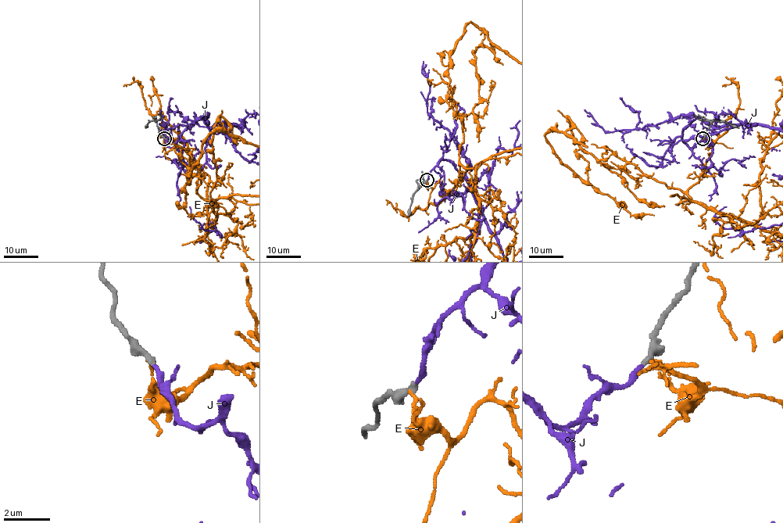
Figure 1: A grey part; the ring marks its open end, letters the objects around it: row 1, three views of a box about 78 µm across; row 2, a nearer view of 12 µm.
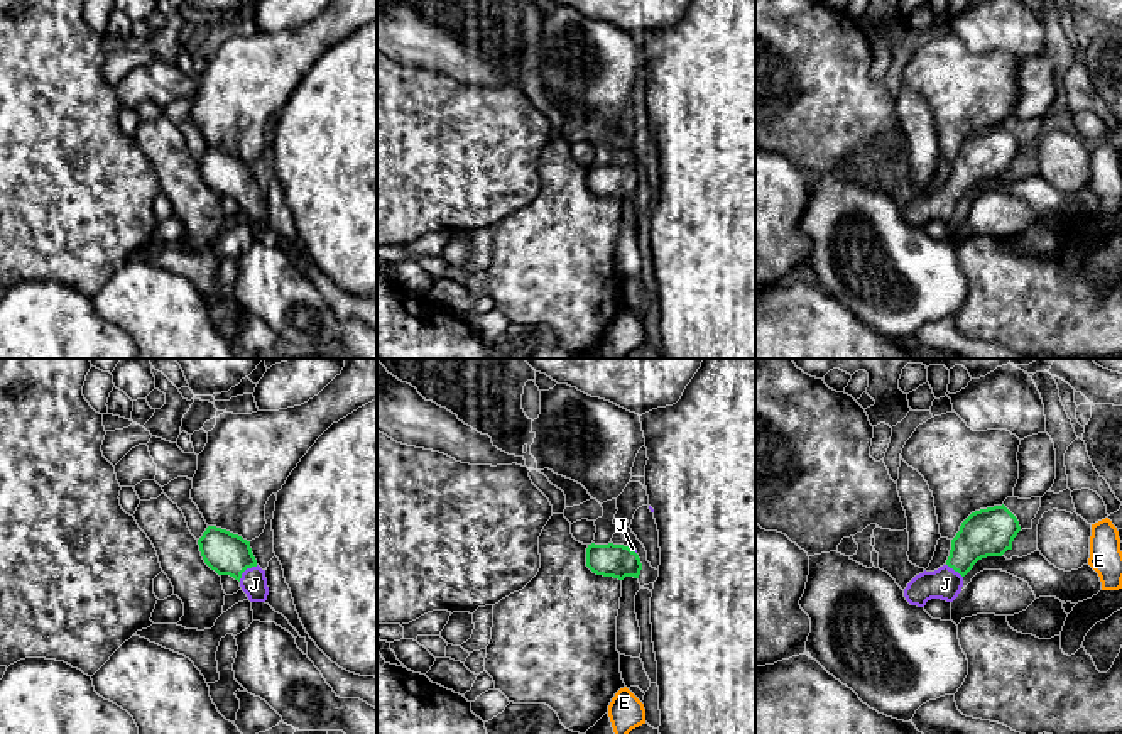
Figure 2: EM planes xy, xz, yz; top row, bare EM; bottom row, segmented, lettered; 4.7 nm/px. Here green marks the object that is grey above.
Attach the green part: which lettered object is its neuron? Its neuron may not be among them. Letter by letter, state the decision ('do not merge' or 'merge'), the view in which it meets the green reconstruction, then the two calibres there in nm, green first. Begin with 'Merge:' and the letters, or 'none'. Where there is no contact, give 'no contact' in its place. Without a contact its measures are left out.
Merge: J
E: do not merge; no contact
J: merge; contact in xy; calibres 200 and 120 nm

